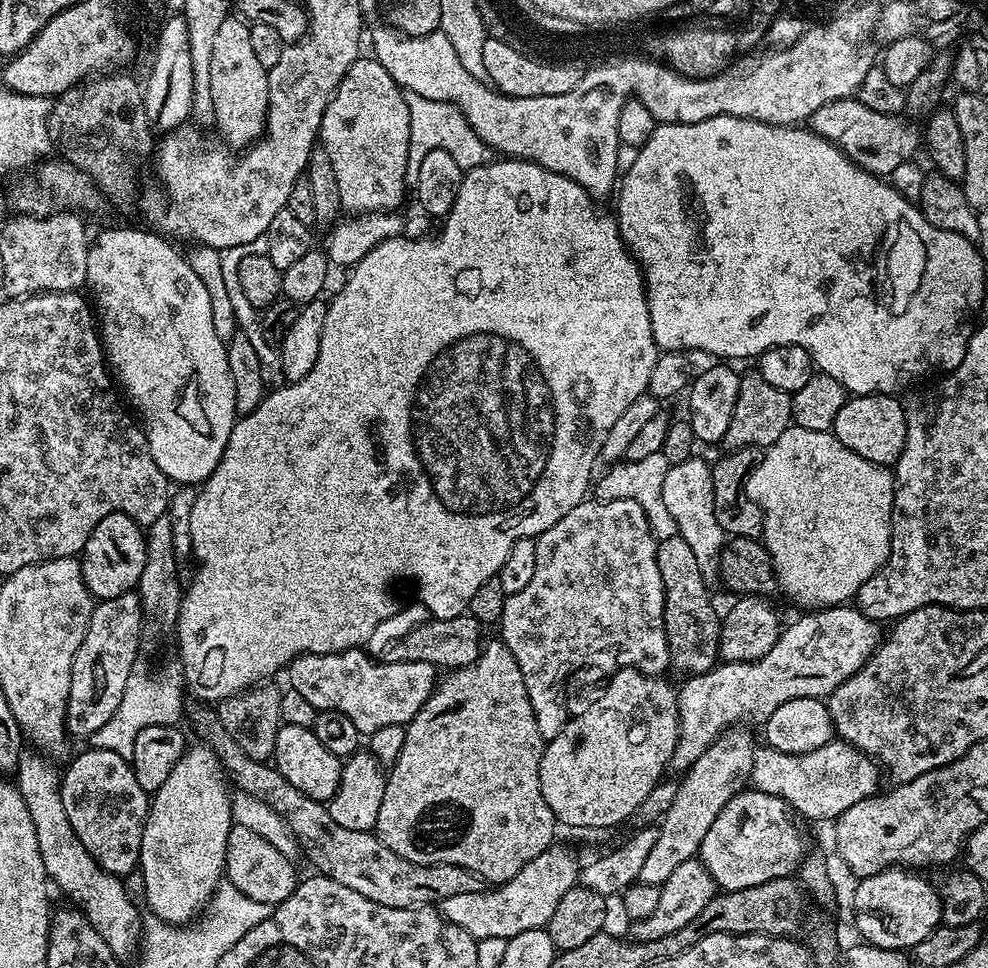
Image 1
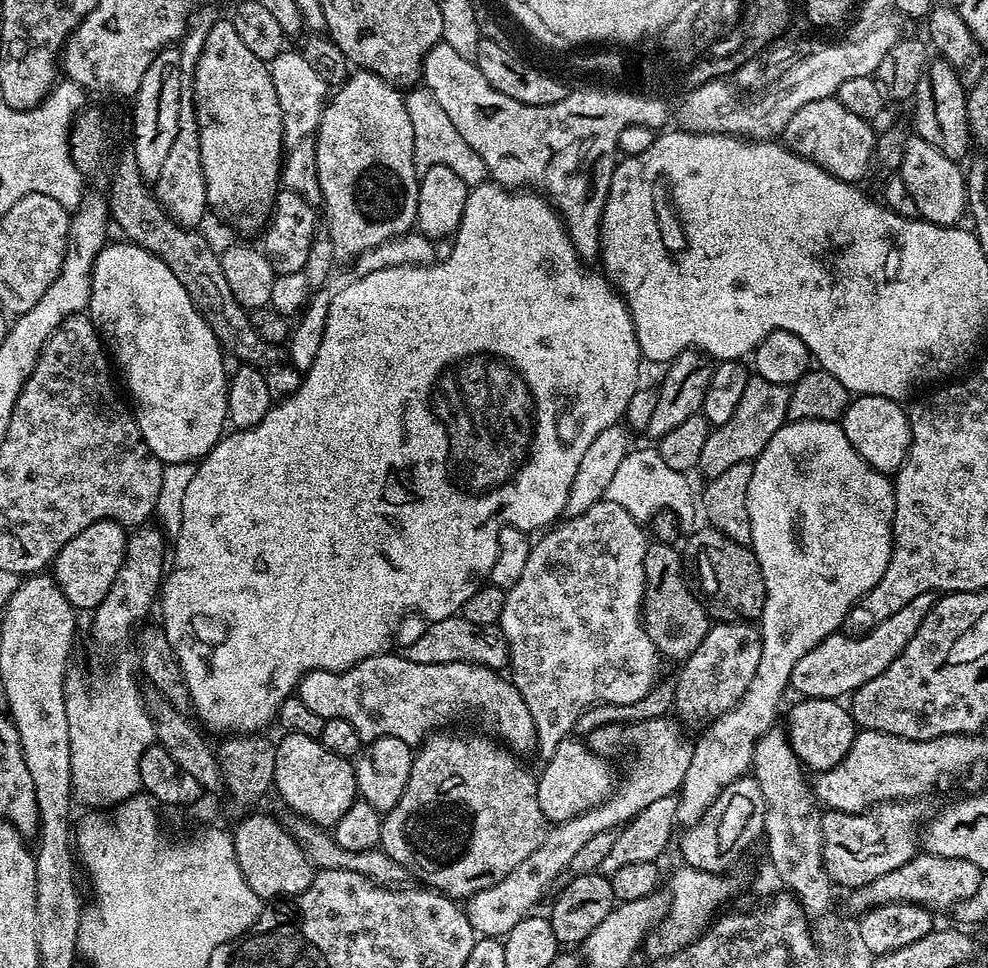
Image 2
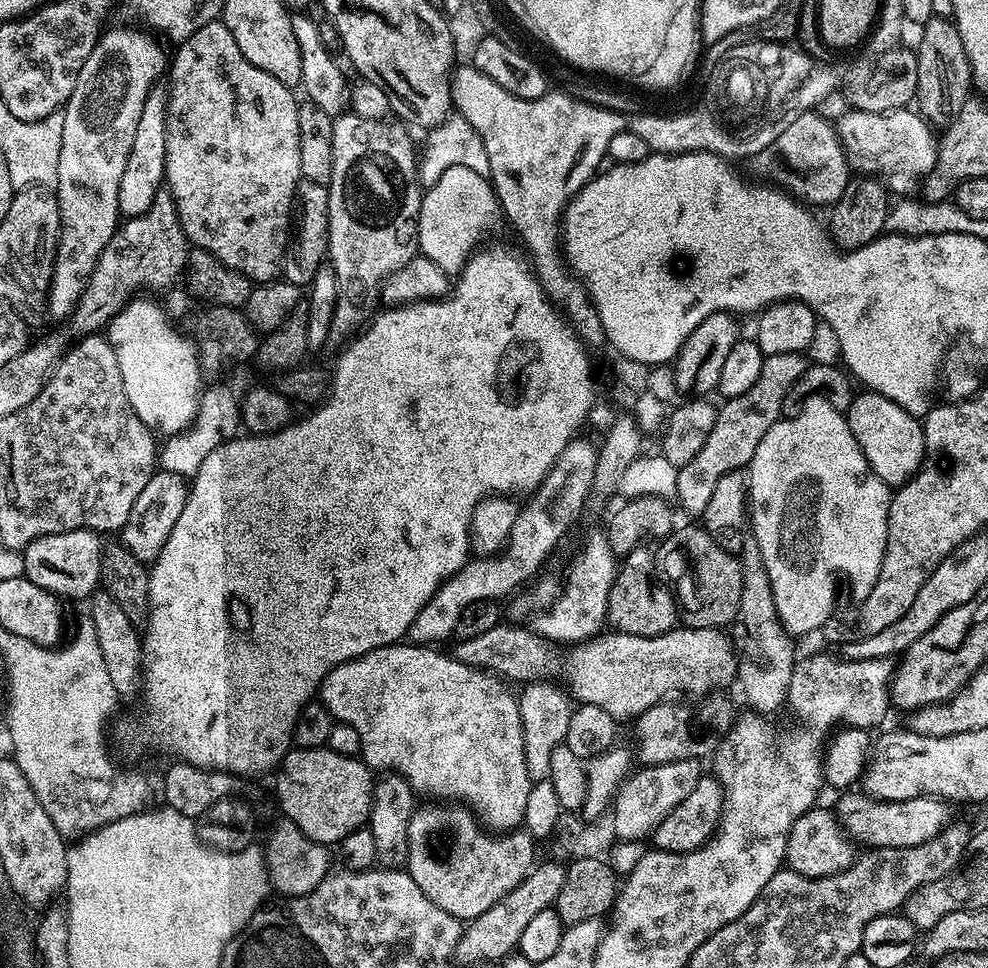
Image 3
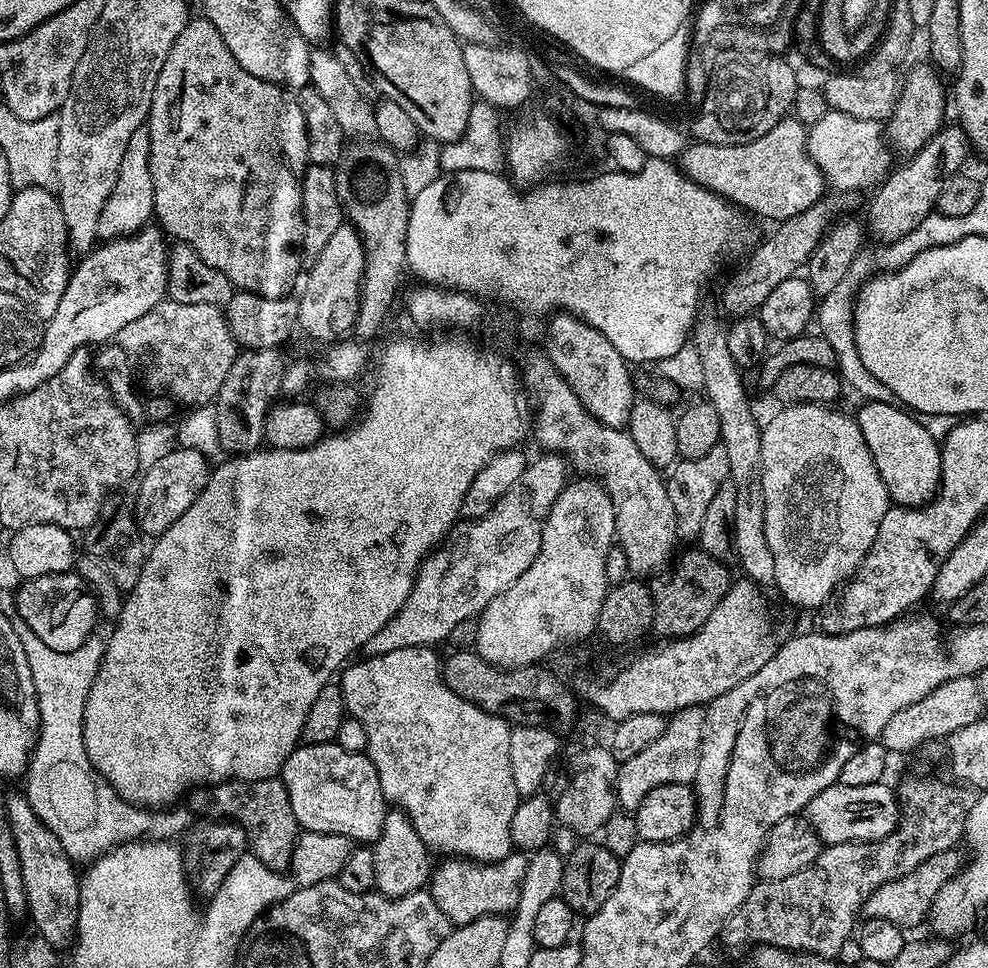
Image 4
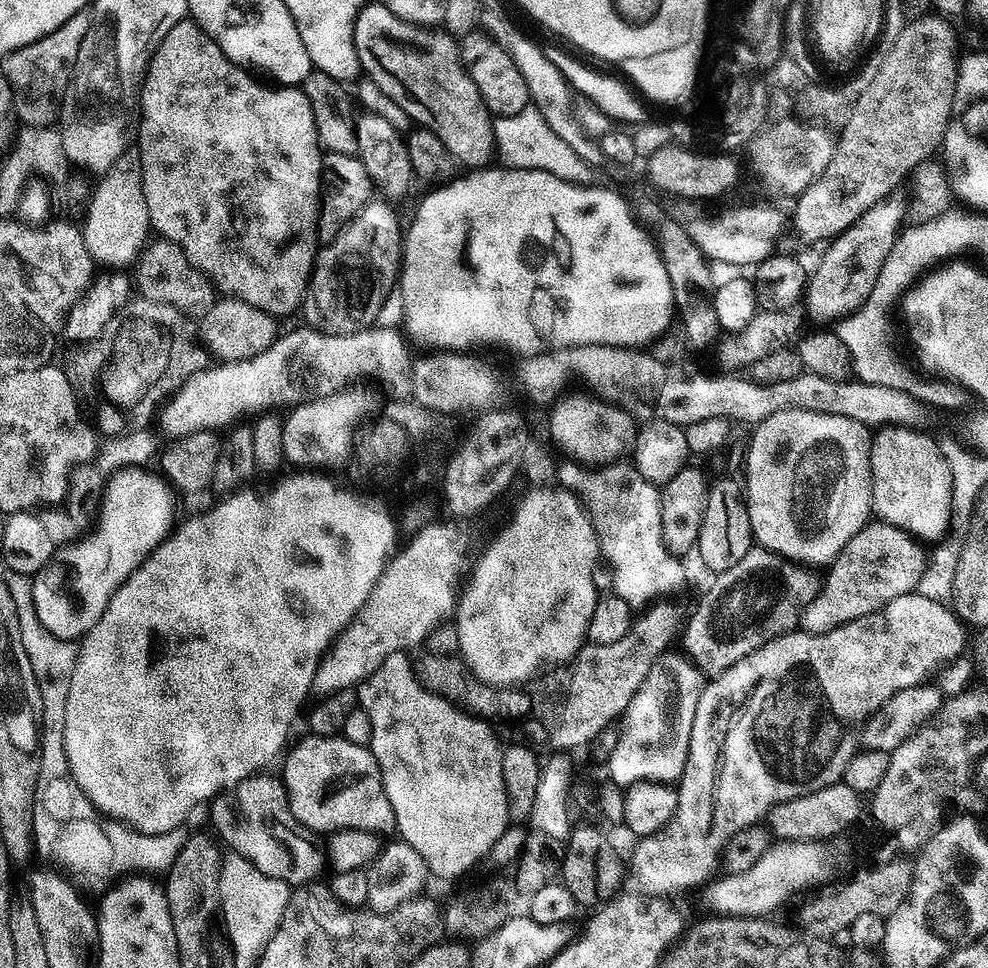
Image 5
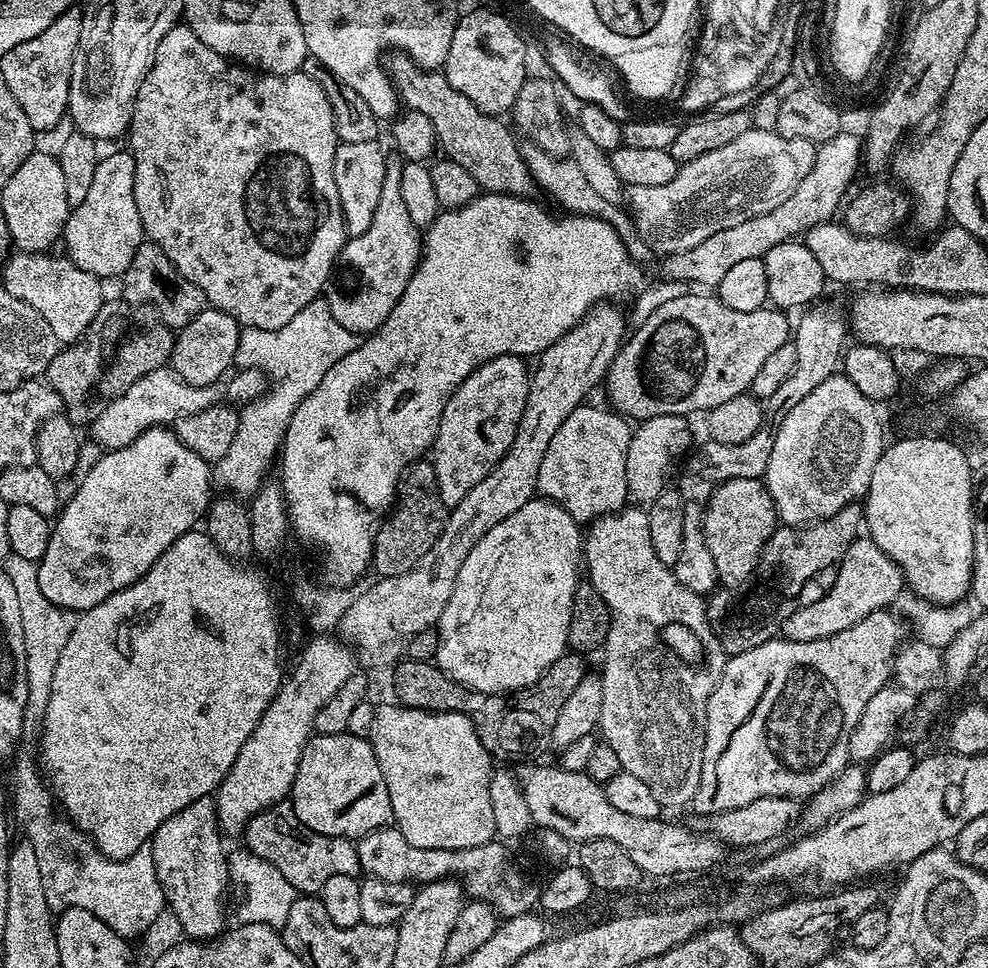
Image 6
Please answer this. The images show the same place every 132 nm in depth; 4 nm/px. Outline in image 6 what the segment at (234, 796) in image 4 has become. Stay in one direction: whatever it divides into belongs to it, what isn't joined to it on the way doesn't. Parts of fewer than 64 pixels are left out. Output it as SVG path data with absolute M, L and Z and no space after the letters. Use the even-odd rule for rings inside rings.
M288 802L275 804L250 818L242 839L248 843L245 844L247 851L274 865L282 873L282 878L286 878L286 882L300 894L319 894L334 874L361 875L355 843L347 836L327 836L310 830L296 817Z

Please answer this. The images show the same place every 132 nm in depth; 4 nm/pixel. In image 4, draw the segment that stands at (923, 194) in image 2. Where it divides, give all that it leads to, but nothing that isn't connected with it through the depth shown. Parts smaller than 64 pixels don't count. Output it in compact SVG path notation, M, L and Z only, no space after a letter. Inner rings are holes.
M831 110L808 128L808 153L824 171L827 183L840 192L852 192L855 188L875 189L893 167L893 153L881 121L850 118L850 114Z

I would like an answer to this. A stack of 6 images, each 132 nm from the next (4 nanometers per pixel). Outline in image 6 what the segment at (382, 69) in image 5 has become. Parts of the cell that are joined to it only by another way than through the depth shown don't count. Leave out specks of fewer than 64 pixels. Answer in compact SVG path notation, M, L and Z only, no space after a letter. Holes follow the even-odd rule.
M393 51L387 57L386 71L396 86L396 94L403 107L421 111L430 118L439 147L444 147L443 155L464 167L484 192L501 192L525 198L533 195L534 181L524 161L521 145L516 145L512 137L513 129L507 124L508 129L503 119L478 110L466 94L458 94L458 90L450 86L443 71L417 68L416 63L403 52Z

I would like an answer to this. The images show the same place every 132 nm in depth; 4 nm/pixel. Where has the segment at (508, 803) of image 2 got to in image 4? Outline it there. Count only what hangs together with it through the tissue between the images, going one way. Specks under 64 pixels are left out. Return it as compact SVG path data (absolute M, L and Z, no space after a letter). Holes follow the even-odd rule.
M513 850L506 858L493 864L482 864L478 860L444 858L432 869L430 891L438 910L446 914L453 925L474 922L483 916L504 916L512 914L518 906L522 882L526 879L529 857L519 850Z

